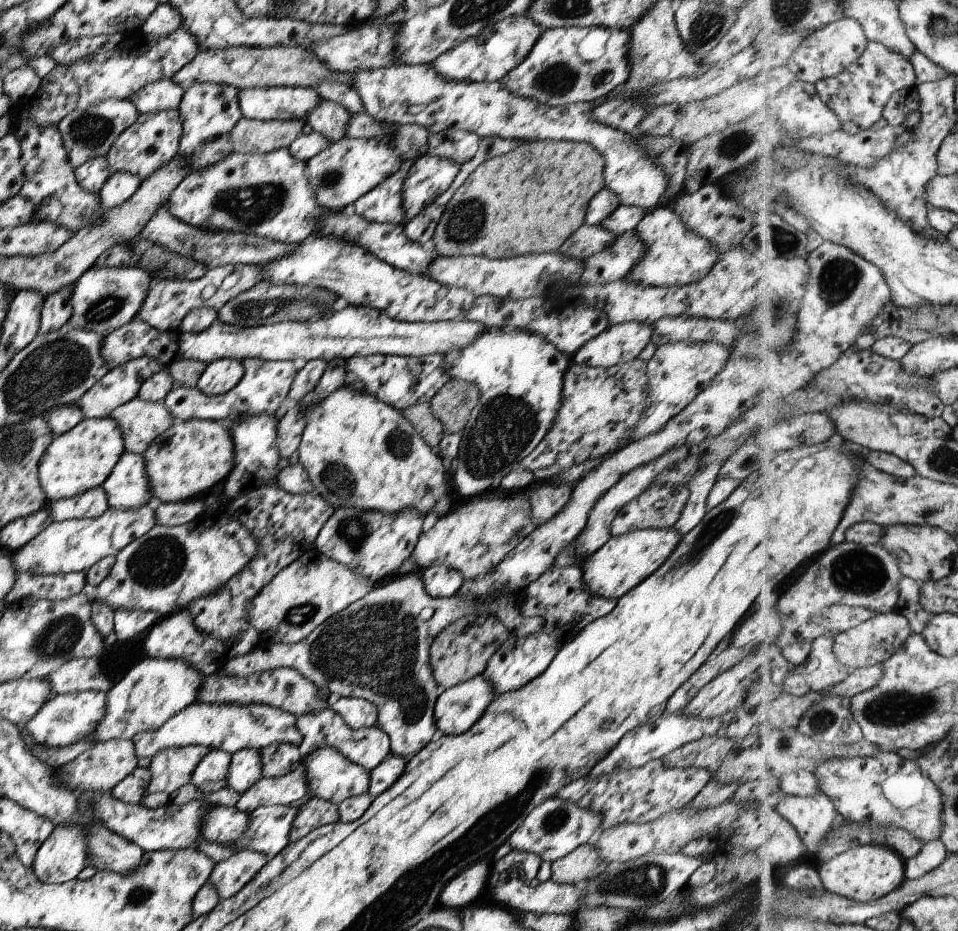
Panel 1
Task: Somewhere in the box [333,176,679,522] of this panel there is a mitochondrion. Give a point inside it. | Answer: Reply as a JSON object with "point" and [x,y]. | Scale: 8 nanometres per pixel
{"point":[502,431]}

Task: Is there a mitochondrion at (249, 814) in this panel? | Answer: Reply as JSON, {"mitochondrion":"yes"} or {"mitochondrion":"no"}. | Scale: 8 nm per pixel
{"mitochondrion":"no"}

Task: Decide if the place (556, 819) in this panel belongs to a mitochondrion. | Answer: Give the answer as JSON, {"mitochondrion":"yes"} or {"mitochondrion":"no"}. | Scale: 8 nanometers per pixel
{"mitochondrion":"yes"}

